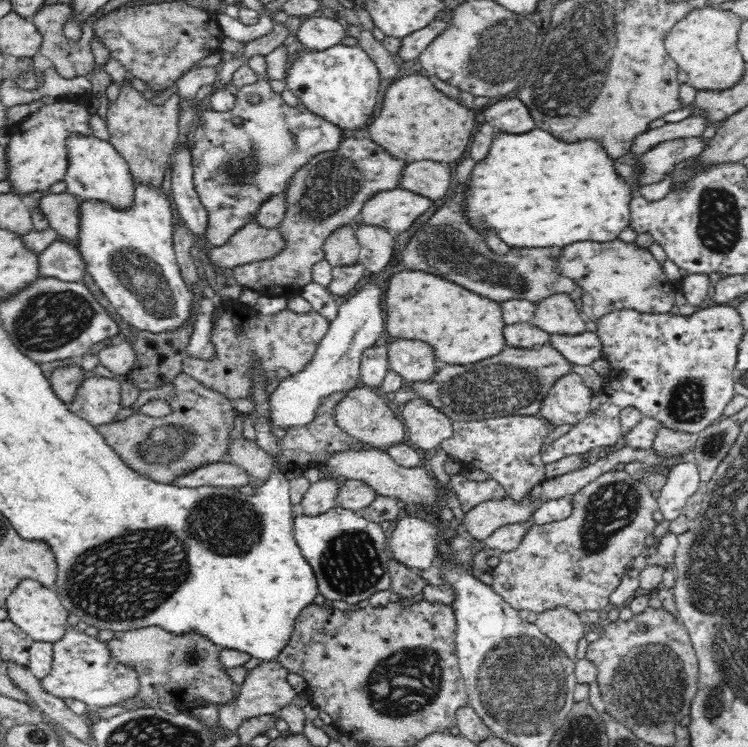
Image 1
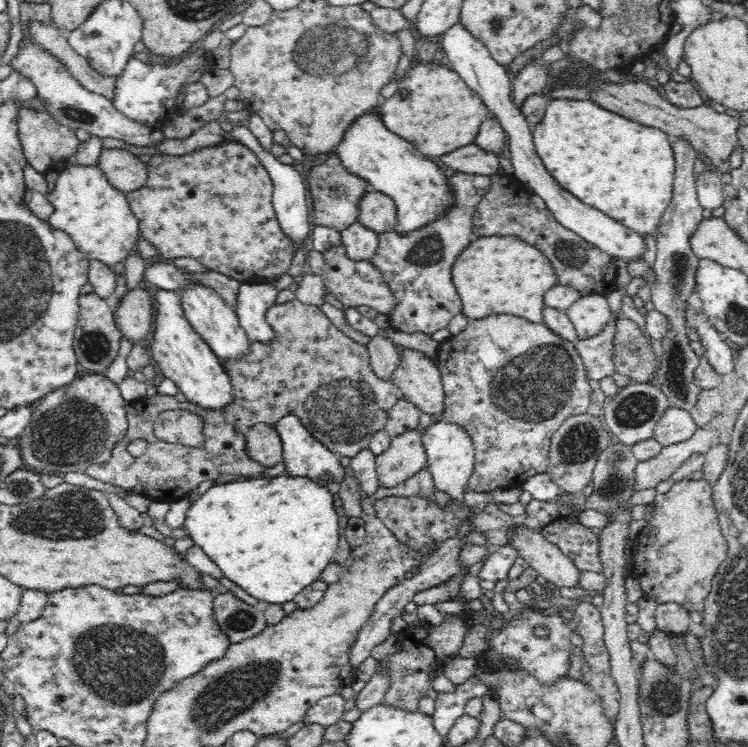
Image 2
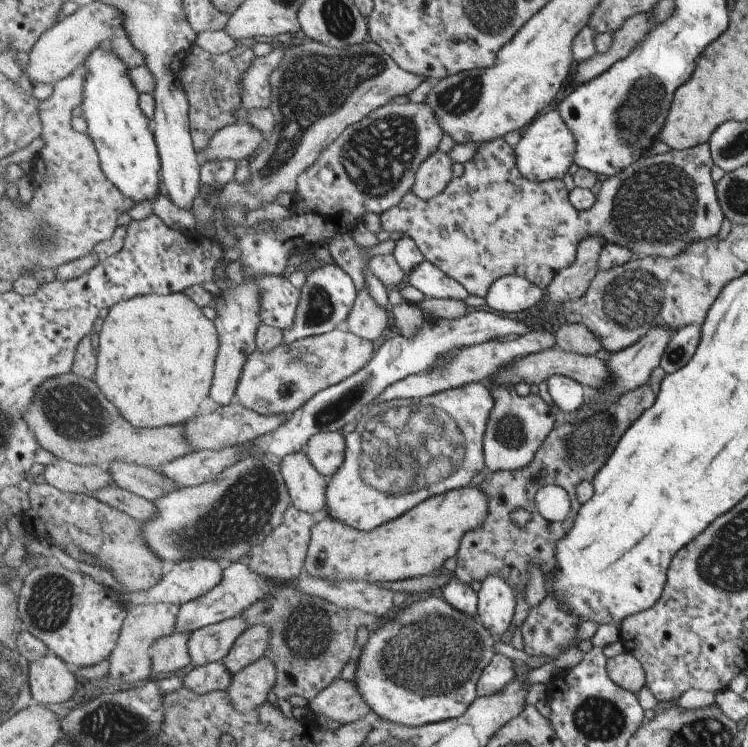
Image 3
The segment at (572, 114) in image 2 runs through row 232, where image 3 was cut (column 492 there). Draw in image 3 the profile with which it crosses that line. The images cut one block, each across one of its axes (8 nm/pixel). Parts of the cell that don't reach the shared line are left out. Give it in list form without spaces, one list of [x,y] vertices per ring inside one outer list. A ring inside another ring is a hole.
[[[427,594],[425,596],[426,600],[413,602],[413,604],[405,607],[405,609],[395,609],[386,618],[384,618],[380,625],[371,629],[369,640],[360,654],[356,682],[359,690],[362,692],[362,695],[366,698],[368,705],[374,710],[375,717],[383,719],[383,722],[391,721],[410,727],[422,727],[431,723],[438,723],[462,717],[479,697],[479,679],[482,676],[483,671],[490,665],[491,660],[493,660],[493,657],[496,655],[495,642],[497,642],[497,639],[494,638],[488,628],[485,628],[483,623],[479,622],[477,617],[472,617],[471,615],[457,610],[444,598],[437,598],[437,596],[433,596],[432,594]]]

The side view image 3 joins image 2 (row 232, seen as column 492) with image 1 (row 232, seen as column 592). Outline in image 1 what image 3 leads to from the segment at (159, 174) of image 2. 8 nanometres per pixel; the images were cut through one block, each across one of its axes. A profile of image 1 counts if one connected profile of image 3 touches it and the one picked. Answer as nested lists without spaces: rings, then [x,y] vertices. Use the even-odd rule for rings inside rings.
[[[258,79],[252,84],[245,84],[238,88],[237,94],[234,96],[235,101],[232,106],[225,111],[214,110],[213,108],[208,109],[207,111],[201,112],[200,123],[198,124],[193,138],[193,144],[189,147],[189,153],[191,156],[190,164],[191,171],[193,172],[193,187],[196,189],[200,201],[204,203],[204,207],[208,211],[208,230],[206,230],[206,240],[210,244],[220,247],[224,244],[230,242],[230,238],[234,236],[245,224],[248,224],[250,221],[254,221],[258,212],[260,212],[260,207],[264,204],[271,196],[275,194],[285,192],[285,184],[292,178],[293,174],[304,166],[311,158],[314,158],[317,154],[321,152],[334,151],[338,148],[340,141],[342,140],[342,130],[338,127],[335,127],[333,124],[326,122],[323,118],[316,116],[313,112],[310,112],[302,103],[298,103],[296,106],[287,105],[281,98],[281,95],[272,90],[272,87],[269,85],[268,81]],[[252,94],[258,95],[258,102],[253,104],[250,102],[250,96]],[[232,118],[242,118],[242,124],[236,125],[232,123]]]

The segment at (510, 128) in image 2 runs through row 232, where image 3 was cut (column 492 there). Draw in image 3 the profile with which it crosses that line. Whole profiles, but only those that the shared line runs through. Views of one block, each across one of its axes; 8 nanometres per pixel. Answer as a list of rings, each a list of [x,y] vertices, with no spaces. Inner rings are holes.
[[[491,575],[481,584],[478,592],[479,622],[499,640],[513,624],[517,610],[517,598],[510,584],[498,576]]]

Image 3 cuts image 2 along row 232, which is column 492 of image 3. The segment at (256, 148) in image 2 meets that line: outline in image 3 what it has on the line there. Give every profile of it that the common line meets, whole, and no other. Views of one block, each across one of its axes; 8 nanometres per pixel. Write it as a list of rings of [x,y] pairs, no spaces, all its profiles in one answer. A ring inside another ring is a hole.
[[[509,275],[494,282],[486,296],[489,307],[505,314],[519,314],[546,299],[546,291],[519,275]]]

